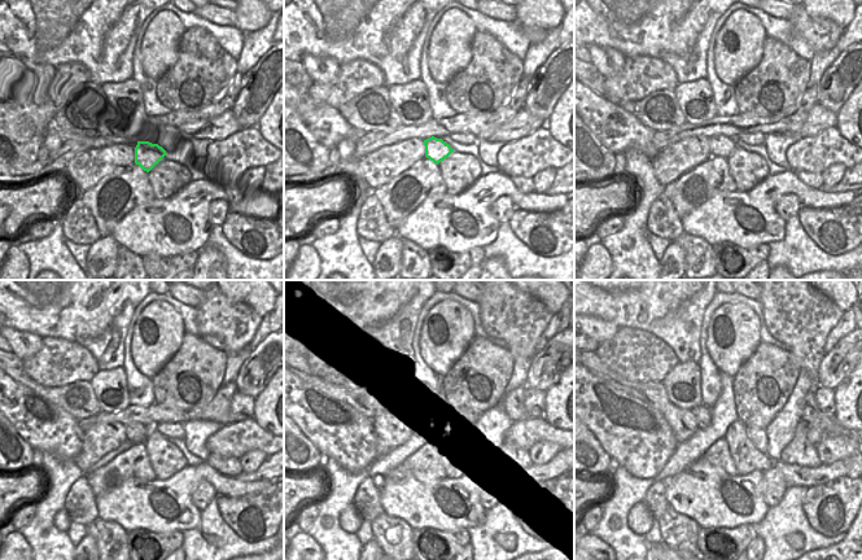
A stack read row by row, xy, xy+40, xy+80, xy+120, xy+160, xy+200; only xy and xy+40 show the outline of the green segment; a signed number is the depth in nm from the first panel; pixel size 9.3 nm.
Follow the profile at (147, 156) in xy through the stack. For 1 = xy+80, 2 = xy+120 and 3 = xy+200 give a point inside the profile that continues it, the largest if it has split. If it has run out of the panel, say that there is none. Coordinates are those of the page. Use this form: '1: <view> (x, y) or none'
1: xy+80 (720, 145)
2: xy+120 (135, 432)
3: xy+200 (701, 414)

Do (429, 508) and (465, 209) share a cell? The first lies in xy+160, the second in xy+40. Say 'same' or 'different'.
same

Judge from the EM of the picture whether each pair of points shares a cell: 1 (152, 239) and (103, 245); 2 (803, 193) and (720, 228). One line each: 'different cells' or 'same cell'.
1: different cells
2: same cell

